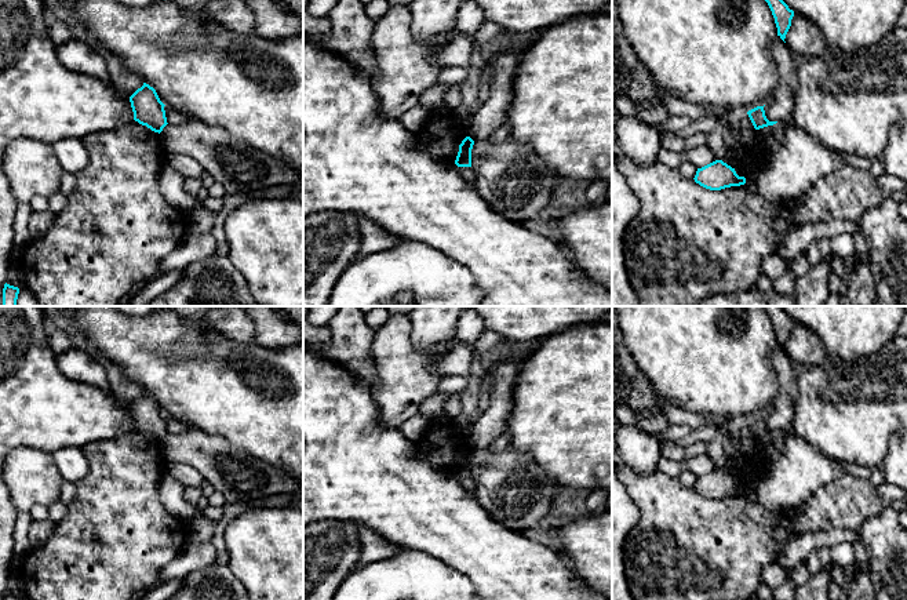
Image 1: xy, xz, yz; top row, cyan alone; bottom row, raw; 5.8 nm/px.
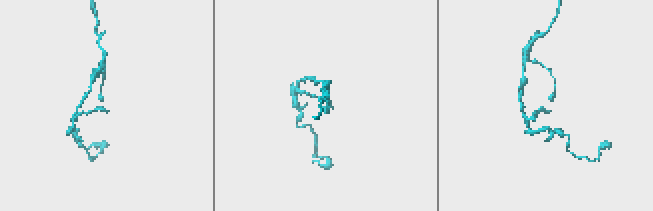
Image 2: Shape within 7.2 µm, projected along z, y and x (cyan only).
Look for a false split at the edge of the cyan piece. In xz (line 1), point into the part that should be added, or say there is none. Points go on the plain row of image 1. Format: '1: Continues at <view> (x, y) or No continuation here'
1: No continuation here

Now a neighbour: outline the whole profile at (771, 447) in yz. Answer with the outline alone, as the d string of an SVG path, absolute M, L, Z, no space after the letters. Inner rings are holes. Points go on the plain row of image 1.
M779 429L773 434L768 434L757 439L757 451L766 466L772 465L780 457L784 455L784 441L791 429Z

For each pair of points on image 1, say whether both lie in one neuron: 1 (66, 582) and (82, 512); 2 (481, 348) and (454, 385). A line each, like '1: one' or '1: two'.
1: one
2: one

